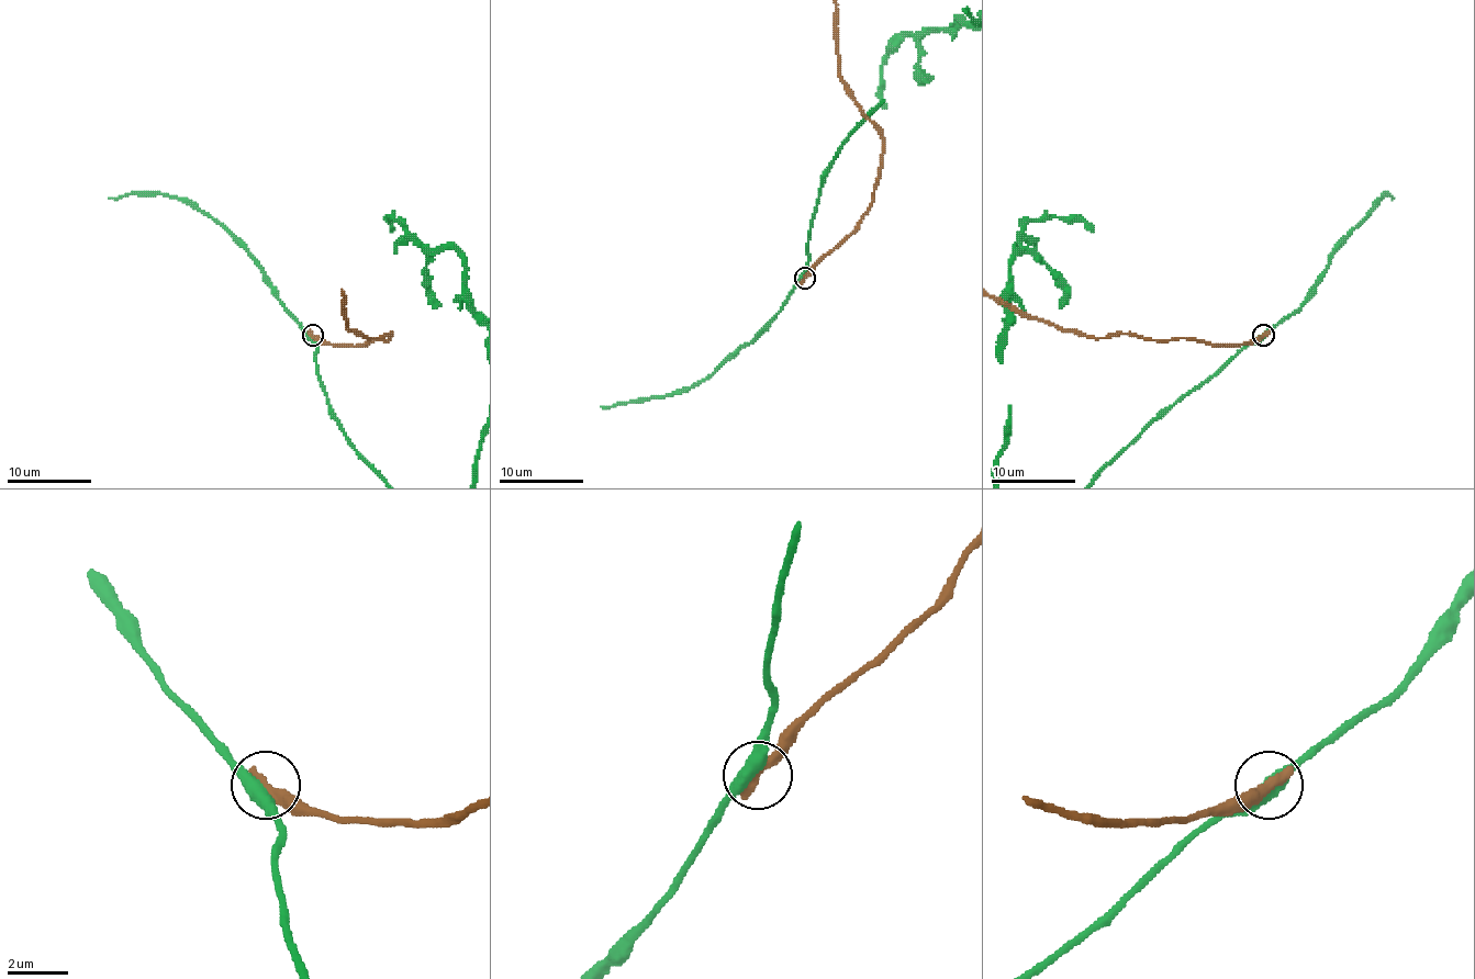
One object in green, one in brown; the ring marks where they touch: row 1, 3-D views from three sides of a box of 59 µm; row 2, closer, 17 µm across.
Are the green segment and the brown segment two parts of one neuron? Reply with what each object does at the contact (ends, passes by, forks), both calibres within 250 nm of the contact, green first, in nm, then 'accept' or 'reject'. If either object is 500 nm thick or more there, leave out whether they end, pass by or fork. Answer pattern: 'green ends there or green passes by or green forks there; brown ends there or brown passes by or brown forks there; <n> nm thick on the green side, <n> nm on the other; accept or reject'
green passes by; brown ends there; 440 nm thick on the green side, 420 nm on the other; reject

